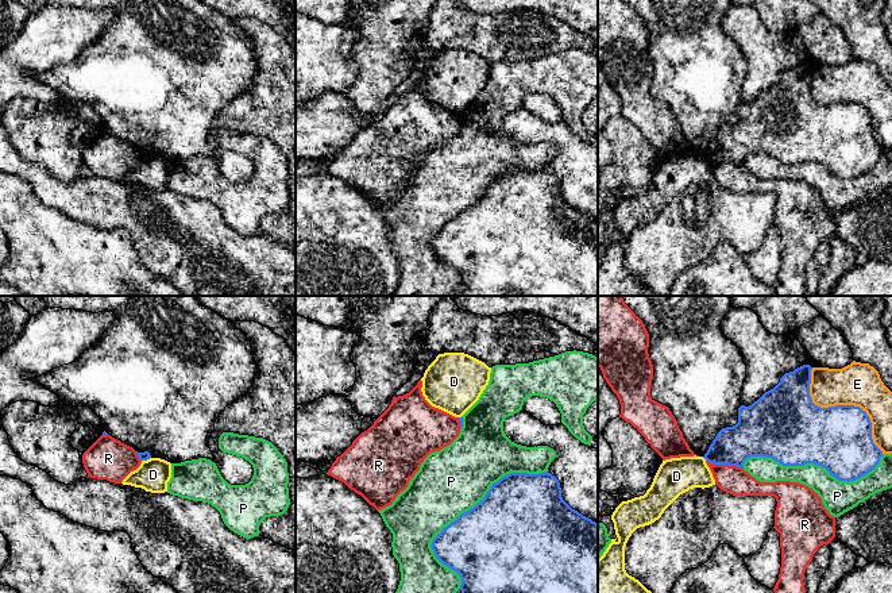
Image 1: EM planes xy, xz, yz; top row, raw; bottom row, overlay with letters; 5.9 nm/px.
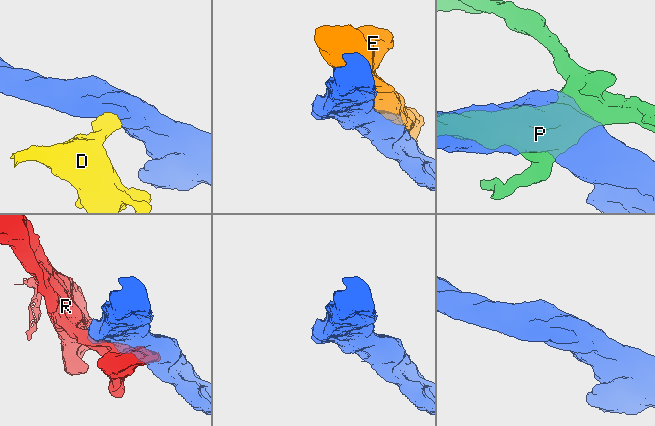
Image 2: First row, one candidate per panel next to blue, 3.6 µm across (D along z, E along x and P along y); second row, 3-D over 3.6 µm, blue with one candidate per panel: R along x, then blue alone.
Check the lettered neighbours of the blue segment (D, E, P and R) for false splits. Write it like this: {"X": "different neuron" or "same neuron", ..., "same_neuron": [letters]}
{"D": "different neuron", "E": "different neuron", "P": "different neuron", "R": "different neuron", "same_neuron": []}

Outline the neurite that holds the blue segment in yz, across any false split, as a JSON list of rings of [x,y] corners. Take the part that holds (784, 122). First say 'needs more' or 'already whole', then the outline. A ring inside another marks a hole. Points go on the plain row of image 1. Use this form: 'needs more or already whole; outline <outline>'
already whole; outline [[[810,62],[785,70],[780,80],[752,103],[738,105],[738,120],[722,126],[704,157],[714,162],[744,165],[750,154],[772,155],[783,163],[814,161],[839,178],[856,178],[872,169],[883,149],[873,140],[872,120],[865,108],[854,103],[820,105],[810,93]]]

